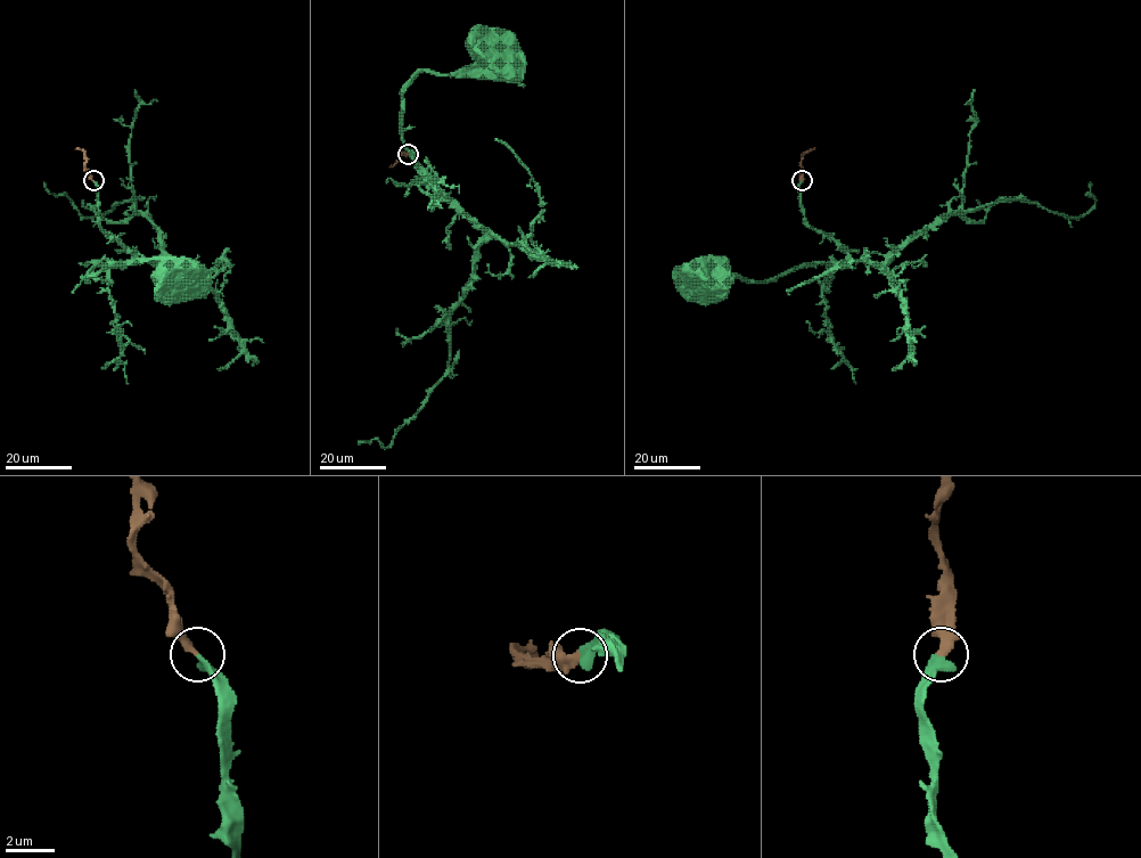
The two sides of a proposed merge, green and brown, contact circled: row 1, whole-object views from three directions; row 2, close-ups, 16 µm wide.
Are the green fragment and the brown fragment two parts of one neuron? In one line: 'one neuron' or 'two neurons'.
one neuron

